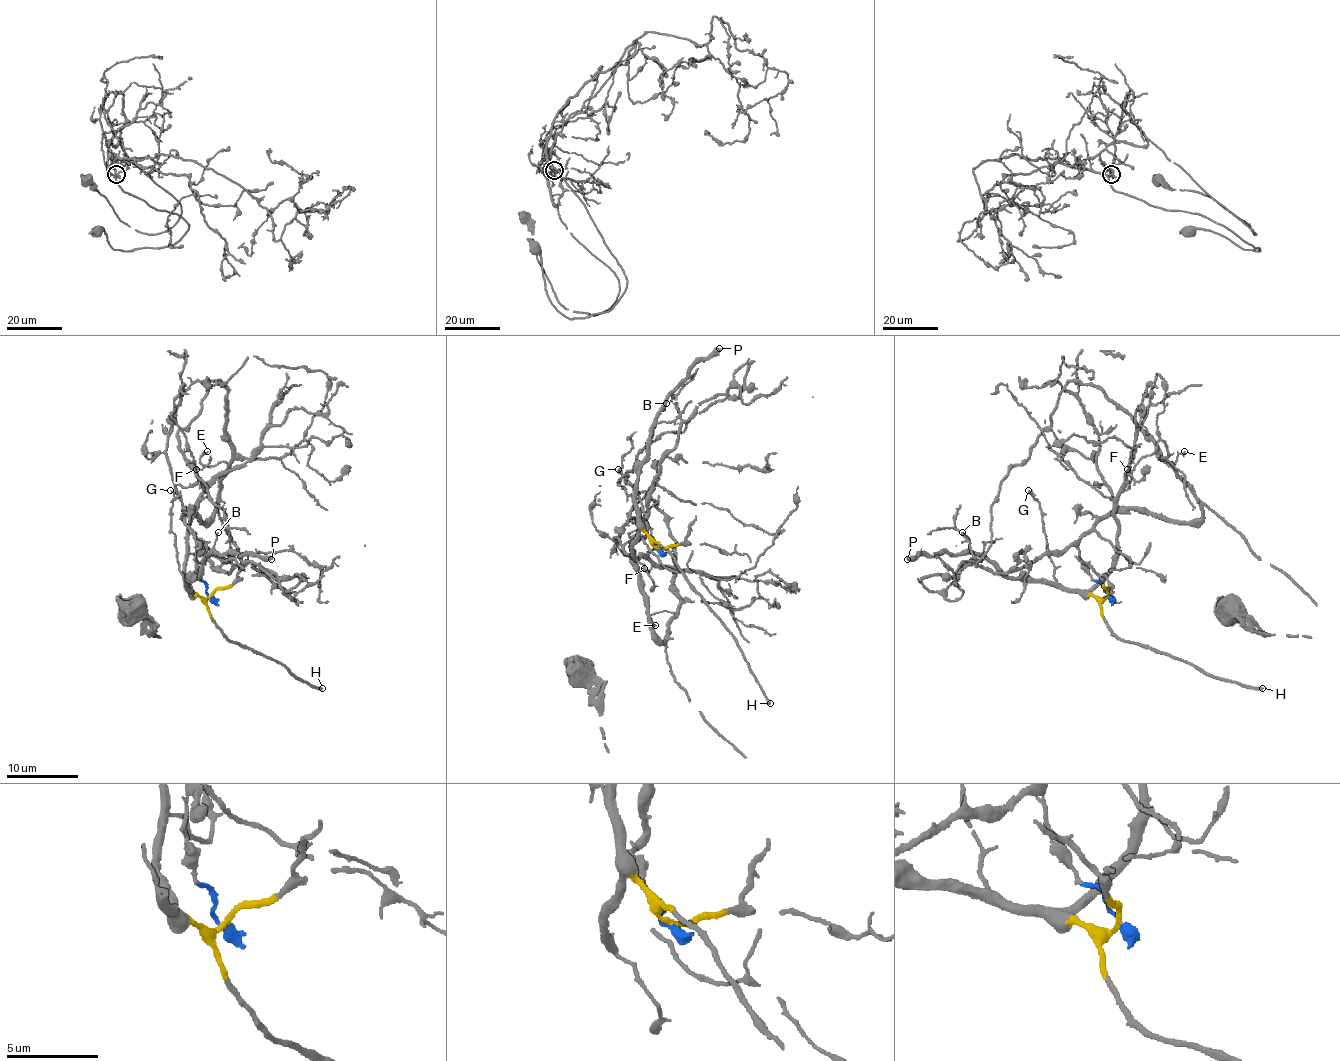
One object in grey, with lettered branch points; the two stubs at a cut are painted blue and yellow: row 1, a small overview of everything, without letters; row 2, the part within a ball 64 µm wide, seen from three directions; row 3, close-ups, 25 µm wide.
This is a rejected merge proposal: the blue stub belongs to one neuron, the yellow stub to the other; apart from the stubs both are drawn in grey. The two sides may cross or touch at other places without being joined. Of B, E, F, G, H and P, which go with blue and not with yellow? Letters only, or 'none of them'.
E

